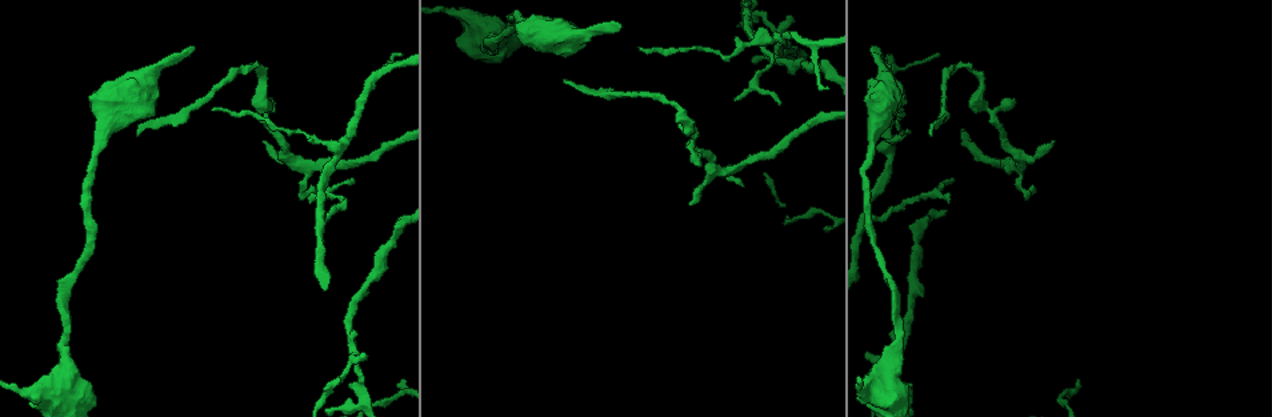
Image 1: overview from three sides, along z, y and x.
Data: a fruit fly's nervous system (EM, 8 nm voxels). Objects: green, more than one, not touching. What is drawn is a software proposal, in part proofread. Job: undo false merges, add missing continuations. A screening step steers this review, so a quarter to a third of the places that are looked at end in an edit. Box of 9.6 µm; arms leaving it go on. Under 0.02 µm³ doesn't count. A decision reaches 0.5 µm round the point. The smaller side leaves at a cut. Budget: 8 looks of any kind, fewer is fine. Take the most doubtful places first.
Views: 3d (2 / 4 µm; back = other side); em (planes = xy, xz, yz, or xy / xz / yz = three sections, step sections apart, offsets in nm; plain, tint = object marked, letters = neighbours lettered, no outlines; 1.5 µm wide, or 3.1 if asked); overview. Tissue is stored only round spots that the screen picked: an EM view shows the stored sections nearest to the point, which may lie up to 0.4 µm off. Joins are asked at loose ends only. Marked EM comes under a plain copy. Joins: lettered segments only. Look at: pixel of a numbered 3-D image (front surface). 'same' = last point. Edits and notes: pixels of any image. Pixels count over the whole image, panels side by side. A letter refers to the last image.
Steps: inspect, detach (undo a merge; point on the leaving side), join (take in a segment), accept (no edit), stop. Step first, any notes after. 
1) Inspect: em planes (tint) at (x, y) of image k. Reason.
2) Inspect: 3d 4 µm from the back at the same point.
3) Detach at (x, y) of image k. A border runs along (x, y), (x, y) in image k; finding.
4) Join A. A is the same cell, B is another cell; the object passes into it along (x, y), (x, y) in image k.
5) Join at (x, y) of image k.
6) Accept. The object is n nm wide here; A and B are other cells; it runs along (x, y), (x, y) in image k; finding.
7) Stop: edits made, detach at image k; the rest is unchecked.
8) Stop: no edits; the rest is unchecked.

Inspect: em xy step 8 (tint) at (875, 49) of image 1. Branch stops here.

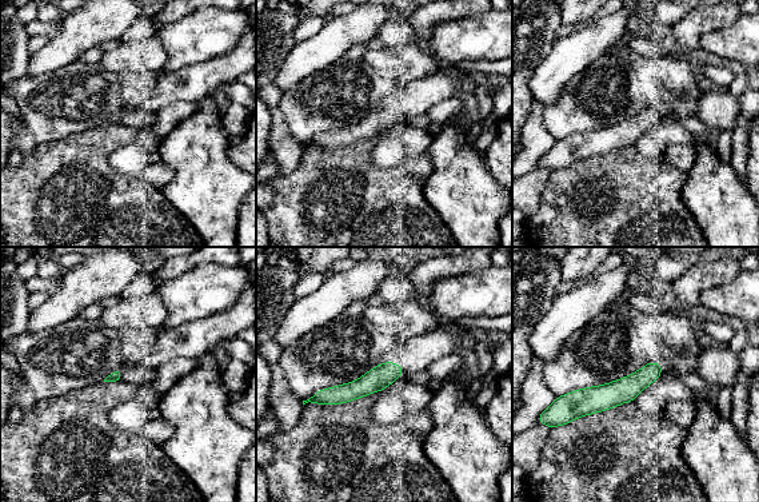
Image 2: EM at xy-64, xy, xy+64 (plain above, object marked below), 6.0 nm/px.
Inspect: em planes (letters) at the same point.

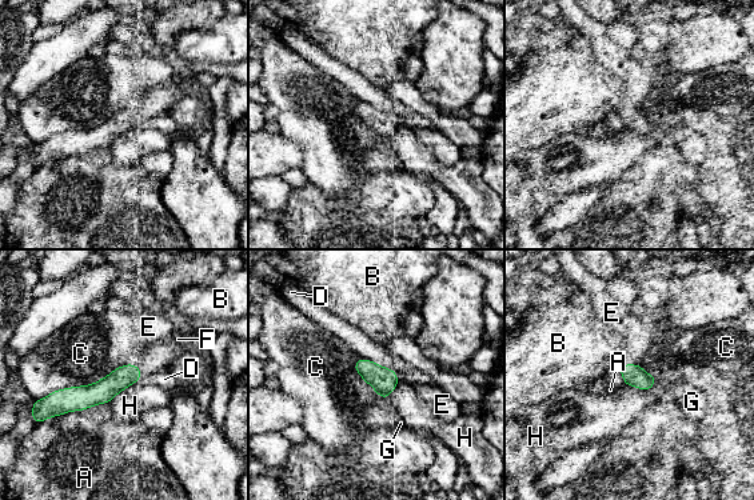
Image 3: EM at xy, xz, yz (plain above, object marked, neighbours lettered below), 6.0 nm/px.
Join F. The object is 130 nm wide here; F is the same cell, A, B, C, D, E, G and H are other cells; it goes on there.

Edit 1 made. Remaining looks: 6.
Inspect: 3d 2 µm from the back at (262, 141) of image 1. Free end.

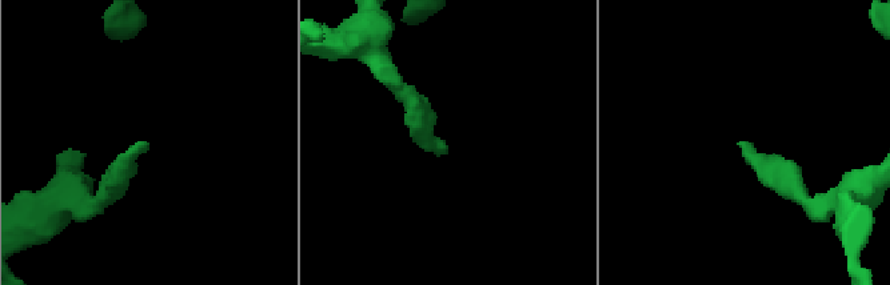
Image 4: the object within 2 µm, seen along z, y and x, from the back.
Inspect: em xy step 8 (tint) at (146, 145) of image 4.

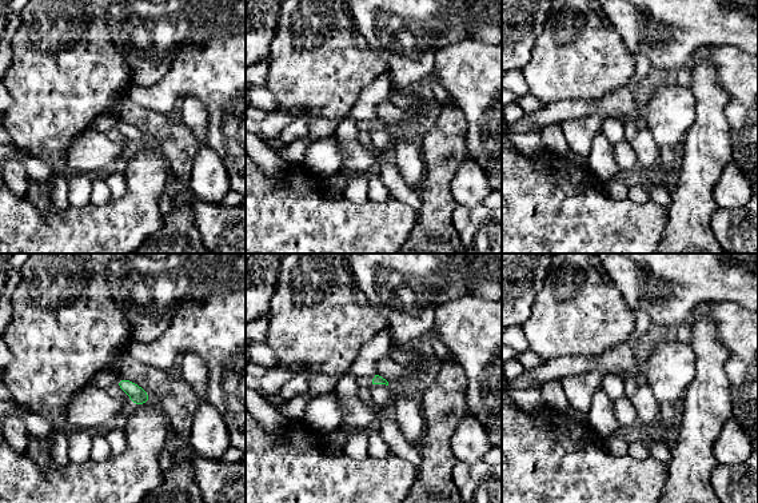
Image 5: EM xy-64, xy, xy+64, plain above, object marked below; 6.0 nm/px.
Inspect: em planes (letters) at the same point.

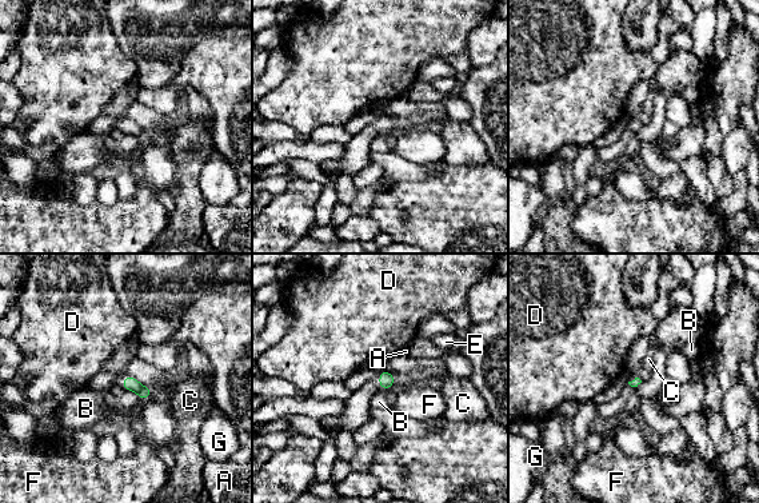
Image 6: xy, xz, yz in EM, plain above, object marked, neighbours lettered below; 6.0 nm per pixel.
Accept. A, B, C, D, E, F and G are other cells; a border runs along (126, 388), (135, 392), (142, 400) in image 6; none of them fits.

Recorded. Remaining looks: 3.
Inspect: em planes (tint) at (352, 177) of image 1. Thin end.

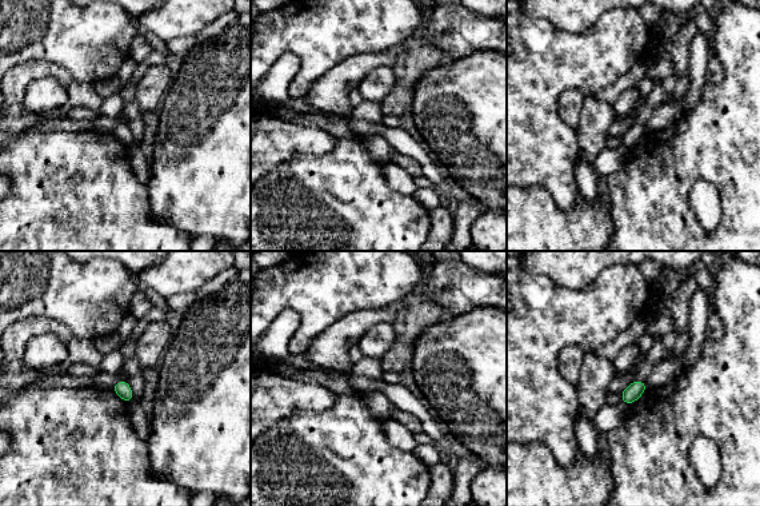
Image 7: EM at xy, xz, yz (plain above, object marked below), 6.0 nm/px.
Inspect: em planes (letters) at the same point. What lies round it.

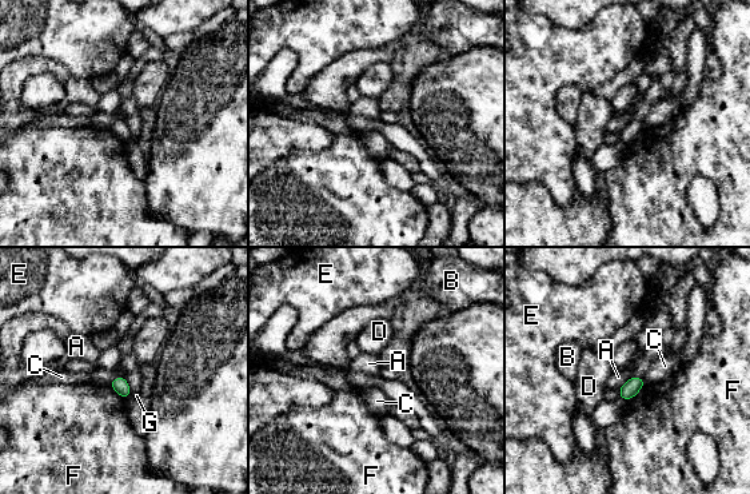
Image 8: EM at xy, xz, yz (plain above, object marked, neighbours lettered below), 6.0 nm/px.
Accept. A, B, C, D, E, F and G are other cells; a border runs along (633, 375), (618, 387) in image 8; none of them fits.

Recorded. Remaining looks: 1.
Stop: edits made, join at image 3; the rest is unchecked.

